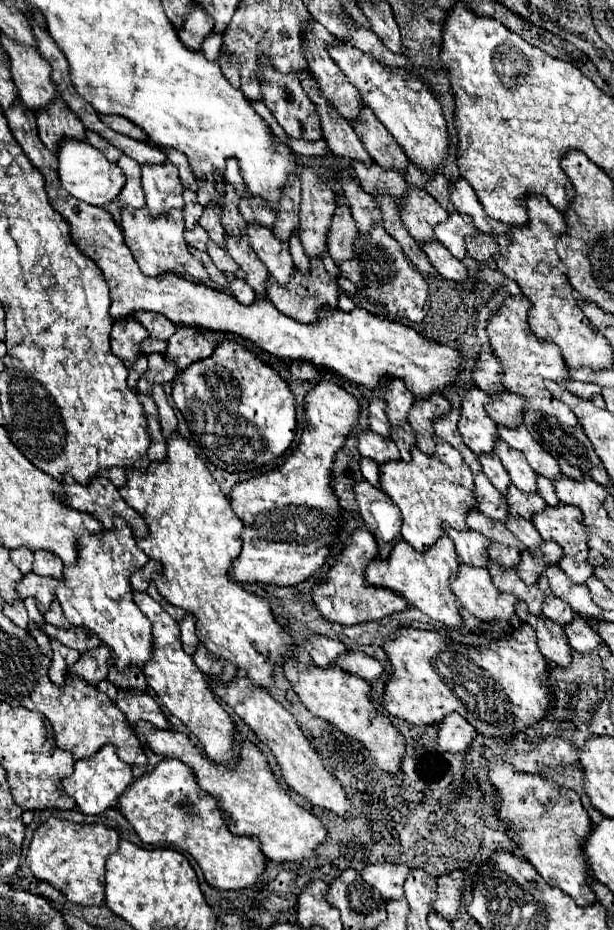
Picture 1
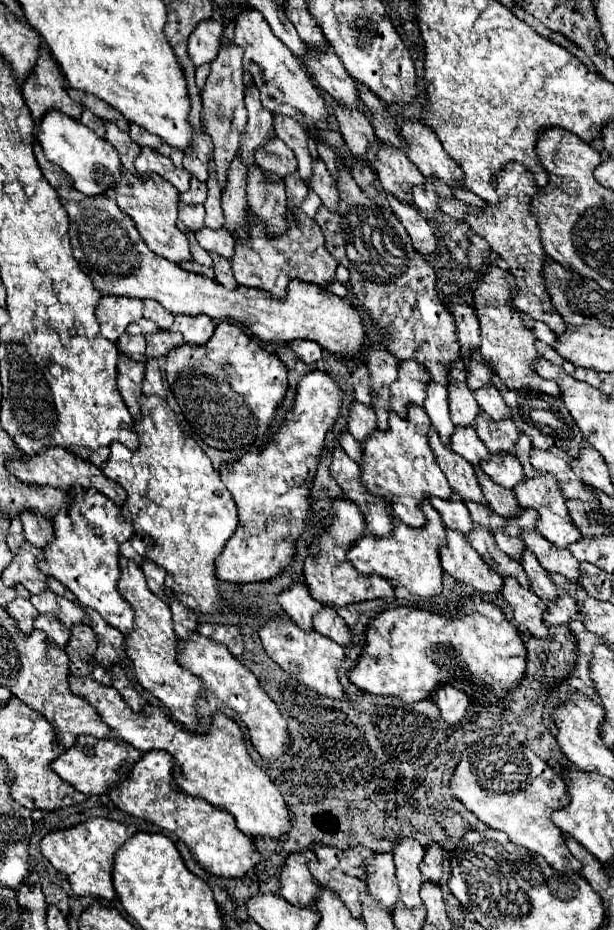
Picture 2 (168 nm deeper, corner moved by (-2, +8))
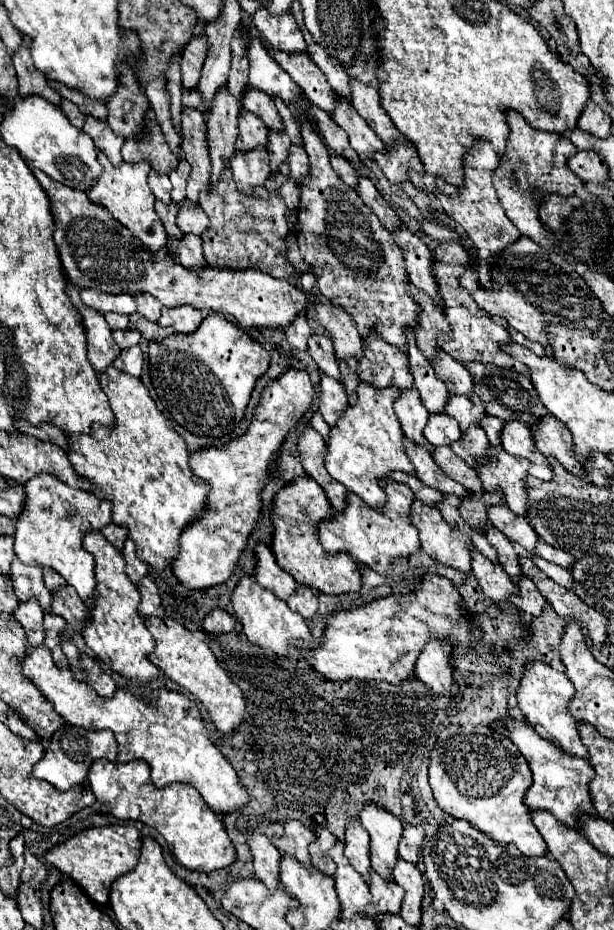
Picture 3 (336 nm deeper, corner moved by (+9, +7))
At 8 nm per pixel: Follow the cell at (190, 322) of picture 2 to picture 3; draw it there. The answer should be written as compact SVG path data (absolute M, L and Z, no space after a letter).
M180 306L180 308L162 308L162 316L158 320L160 326L170 326L178 334L192 334L198 330L200 322L204 320L204 314L192 306Z

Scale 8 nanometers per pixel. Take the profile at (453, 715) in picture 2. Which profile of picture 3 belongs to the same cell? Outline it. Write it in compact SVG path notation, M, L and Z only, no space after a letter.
M428 642L422 650L416 670L416 678L420 678L434 694L448 696L452 688L452 666L450 656L440 642Z

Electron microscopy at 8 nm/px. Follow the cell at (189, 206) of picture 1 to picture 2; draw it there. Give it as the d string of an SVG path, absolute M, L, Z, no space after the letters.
M195 177L191 179L191 187L185 193L181 193L183 203L203 203L205 197L207 197L207 185L197 181Z

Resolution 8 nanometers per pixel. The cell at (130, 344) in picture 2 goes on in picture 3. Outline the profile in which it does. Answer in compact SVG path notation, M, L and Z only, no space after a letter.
M126 328L126 330L114 330L114 342L120 346L120 350L128 350L140 342L140 332L136 328Z

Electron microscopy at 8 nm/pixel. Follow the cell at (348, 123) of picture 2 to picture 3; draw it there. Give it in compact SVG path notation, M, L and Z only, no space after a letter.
M270 50L270 54L280 62L280 66L292 76L292 80L304 90L306 98L320 106L326 112L334 112L336 110L336 92L330 88L326 76L322 74L322 70L304 54L298 56L290 56L286 52L280 50Z

